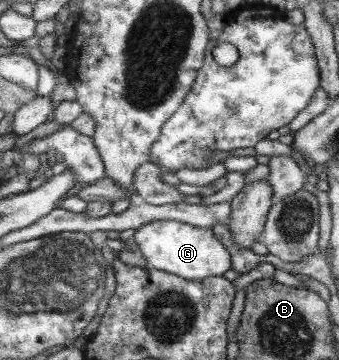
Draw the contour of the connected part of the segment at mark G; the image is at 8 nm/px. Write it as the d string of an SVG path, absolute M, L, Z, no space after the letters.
M178 220L146 223L136 230L132 240L147 259L148 267L178 275L186 280L202 281L211 277L222 277L232 267L230 251L224 247L211 229L194 227Z

